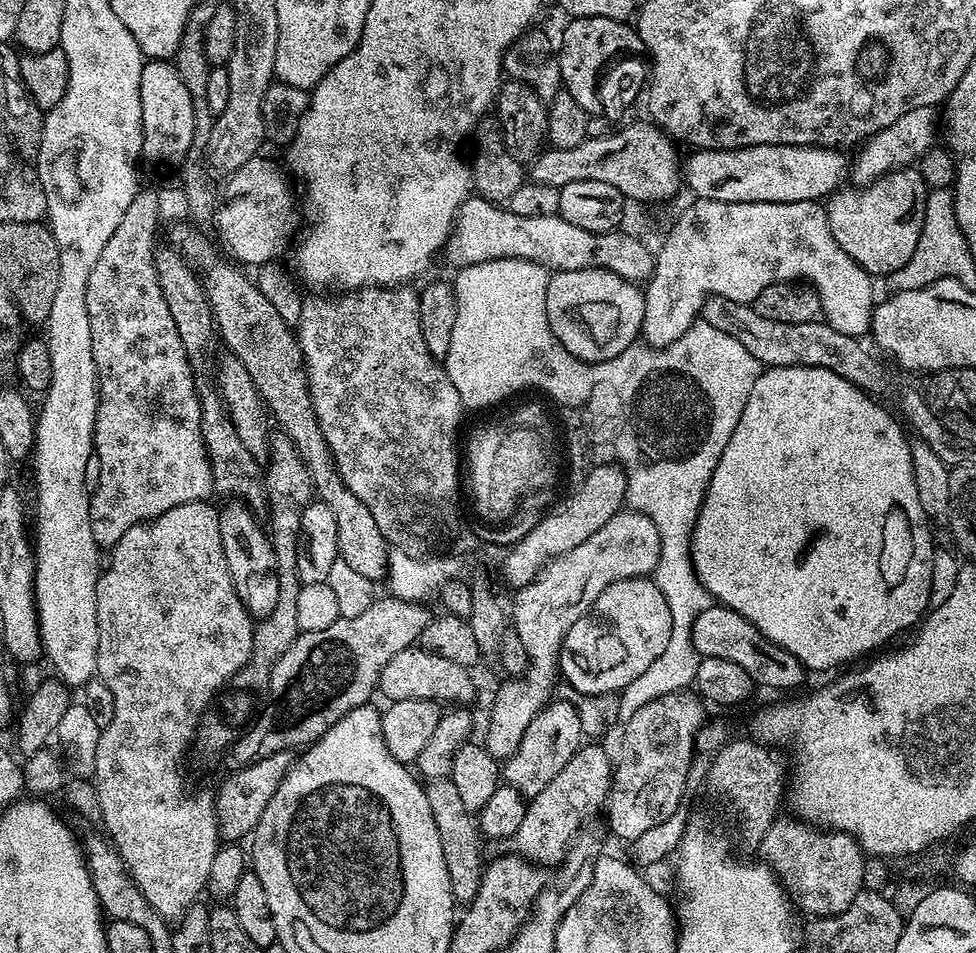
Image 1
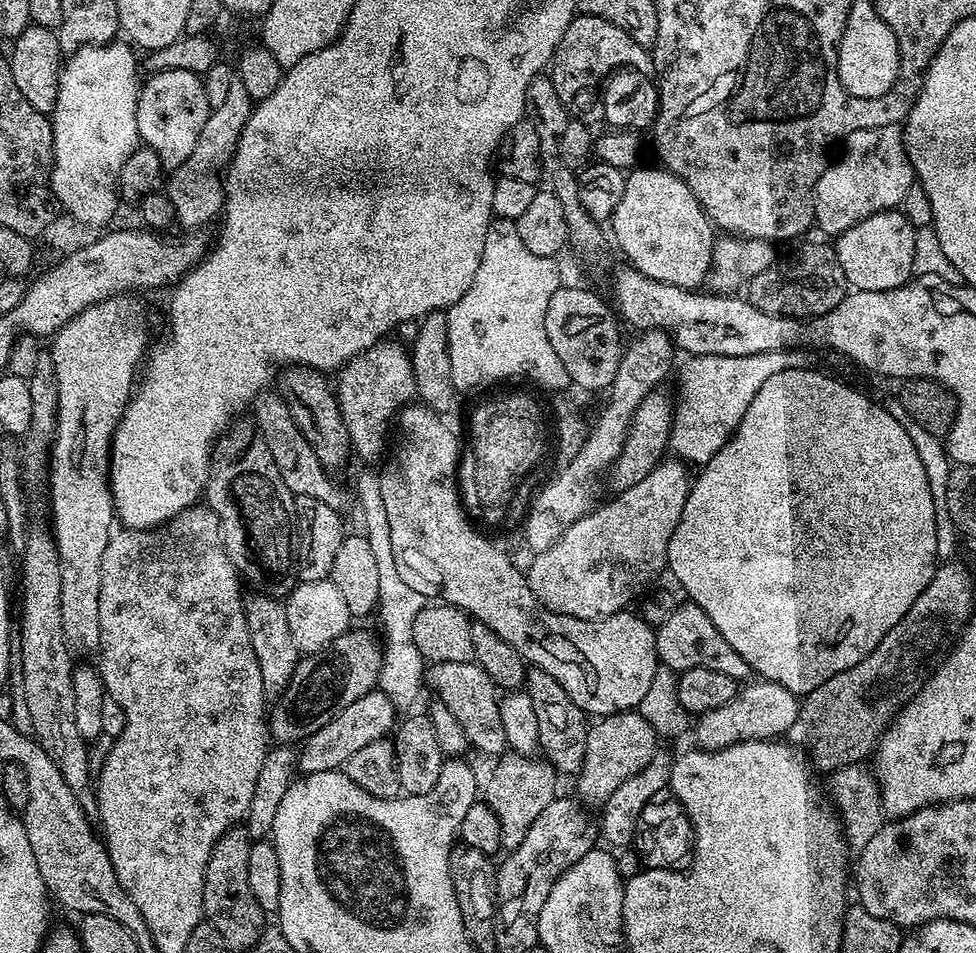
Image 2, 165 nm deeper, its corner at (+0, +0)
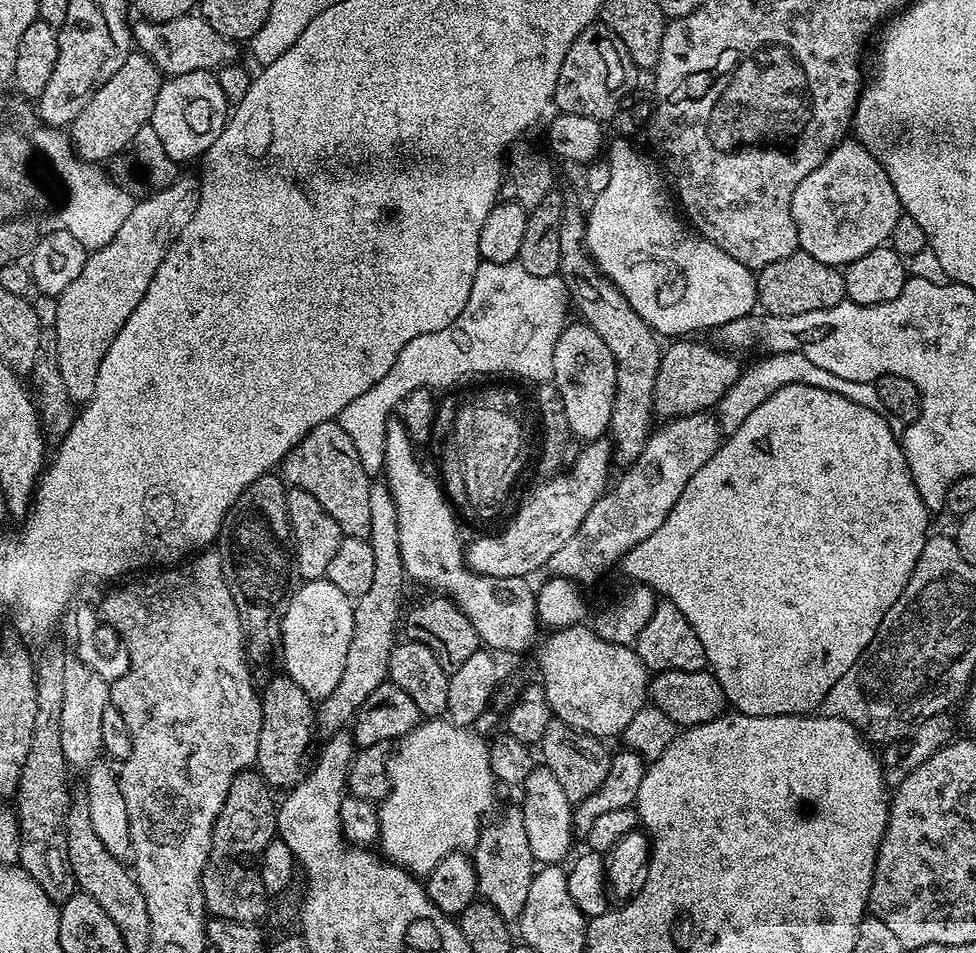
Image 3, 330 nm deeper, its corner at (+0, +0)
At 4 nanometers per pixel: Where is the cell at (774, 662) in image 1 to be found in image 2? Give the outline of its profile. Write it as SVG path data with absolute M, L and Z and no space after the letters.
M677 603L670 618L659 624L655 633L657 661L677 674L691 668L705 668L718 670L718 674L726 674L738 682L747 681L753 675L752 667L745 662L742 654L738 654L738 650L734 650L734 646L730 646L730 642L726 642L722 634L718 634L714 622L706 618L706 610L702 610L696 604Z

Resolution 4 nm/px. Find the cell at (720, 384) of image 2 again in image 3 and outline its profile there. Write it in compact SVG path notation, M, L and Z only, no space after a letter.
M773 352L763 357L757 364L752 364L741 371L738 382L730 386L730 390L722 397L718 405L718 423L721 433L731 434L754 414L754 410L774 390L782 390L782 386L791 384L801 384L802 386L818 386L822 390L830 390L834 394L842 394L842 398L850 398L850 402L858 402L858 406L866 406L875 412L884 412L882 402L878 398L878 390L875 383L866 380L847 380L838 378L838 374L830 374L830 370L822 370L815 362L810 362L810 358L802 358L802 354L797 352Z

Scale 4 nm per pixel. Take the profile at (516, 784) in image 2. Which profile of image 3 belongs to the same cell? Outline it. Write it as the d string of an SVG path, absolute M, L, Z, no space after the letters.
M519 807L512 808L505 816L498 817L493 824L485 823L470 855L472 864L476 867L476 891L479 899L494 906L494 910L498 910L498 914L502 914L504 920L519 921L534 875L534 861L530 850L530 838L526 836L523 811Z

